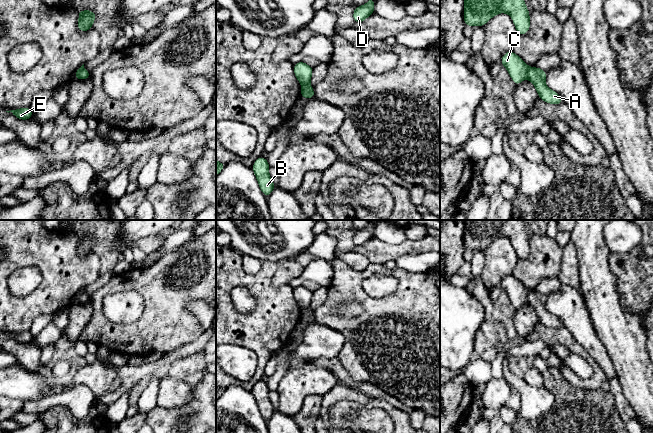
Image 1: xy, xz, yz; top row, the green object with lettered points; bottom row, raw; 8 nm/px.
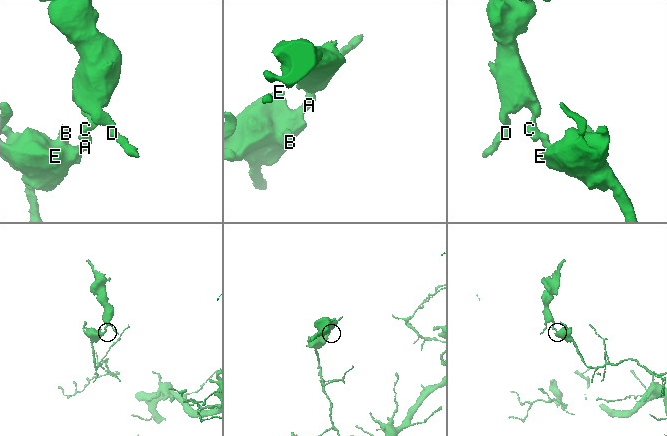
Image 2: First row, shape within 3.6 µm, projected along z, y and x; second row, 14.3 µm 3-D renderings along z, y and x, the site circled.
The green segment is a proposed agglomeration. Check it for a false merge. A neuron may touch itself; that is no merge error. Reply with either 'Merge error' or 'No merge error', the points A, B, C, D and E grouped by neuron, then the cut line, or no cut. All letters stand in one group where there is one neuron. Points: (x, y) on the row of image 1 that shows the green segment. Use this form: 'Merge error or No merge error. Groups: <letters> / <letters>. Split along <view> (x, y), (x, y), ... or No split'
Merge error. Groups: A B E / C D. Split along yz (529, 67), (526, 77)

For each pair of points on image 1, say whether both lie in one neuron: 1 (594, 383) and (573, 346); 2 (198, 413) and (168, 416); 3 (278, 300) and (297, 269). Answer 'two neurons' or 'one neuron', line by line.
1: one neuron
2: one neuron
3: two neurons

